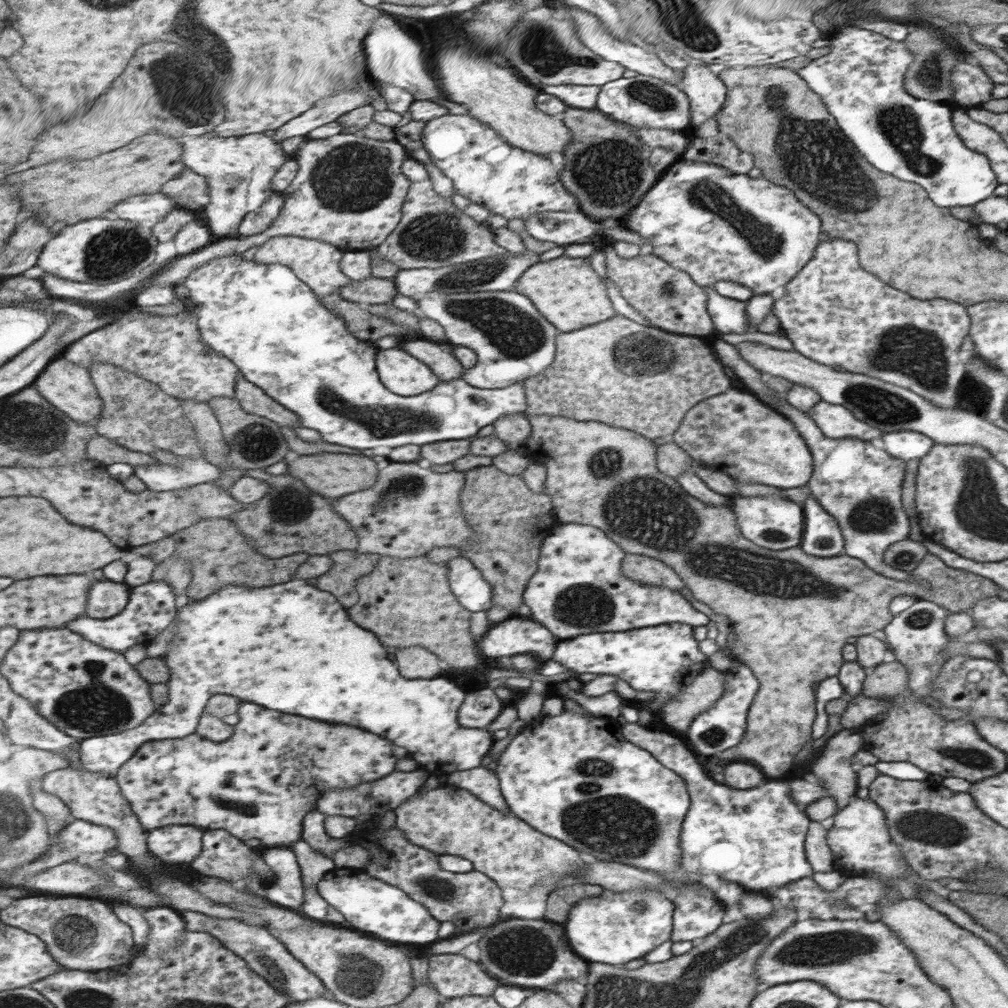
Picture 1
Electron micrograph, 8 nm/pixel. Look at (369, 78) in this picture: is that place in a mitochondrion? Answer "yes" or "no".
no

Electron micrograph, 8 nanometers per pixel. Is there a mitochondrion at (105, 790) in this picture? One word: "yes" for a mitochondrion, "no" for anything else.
no

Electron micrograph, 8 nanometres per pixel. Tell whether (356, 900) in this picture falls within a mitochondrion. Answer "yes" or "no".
no

